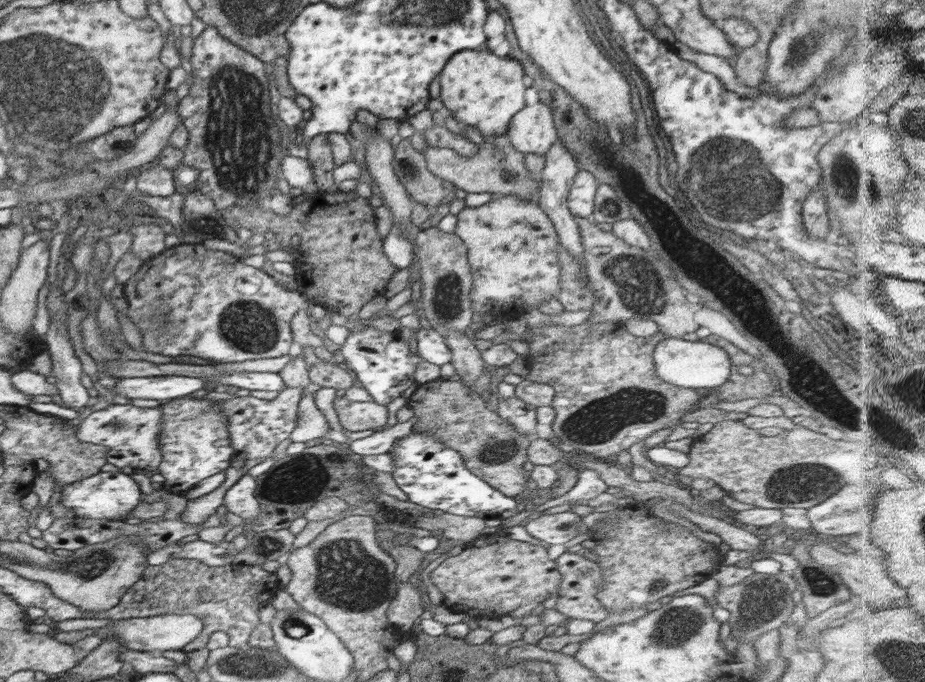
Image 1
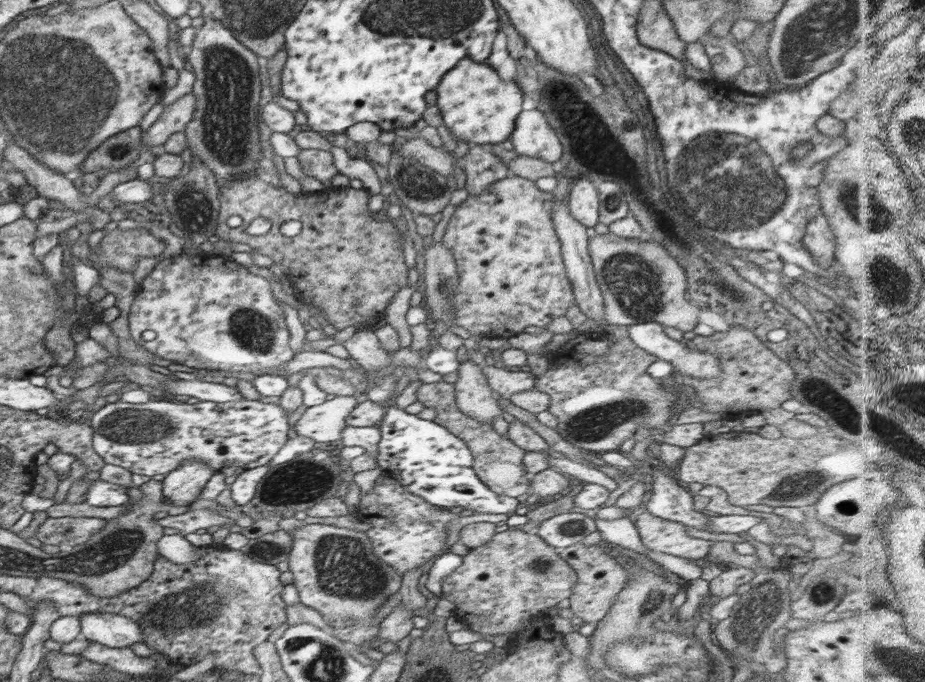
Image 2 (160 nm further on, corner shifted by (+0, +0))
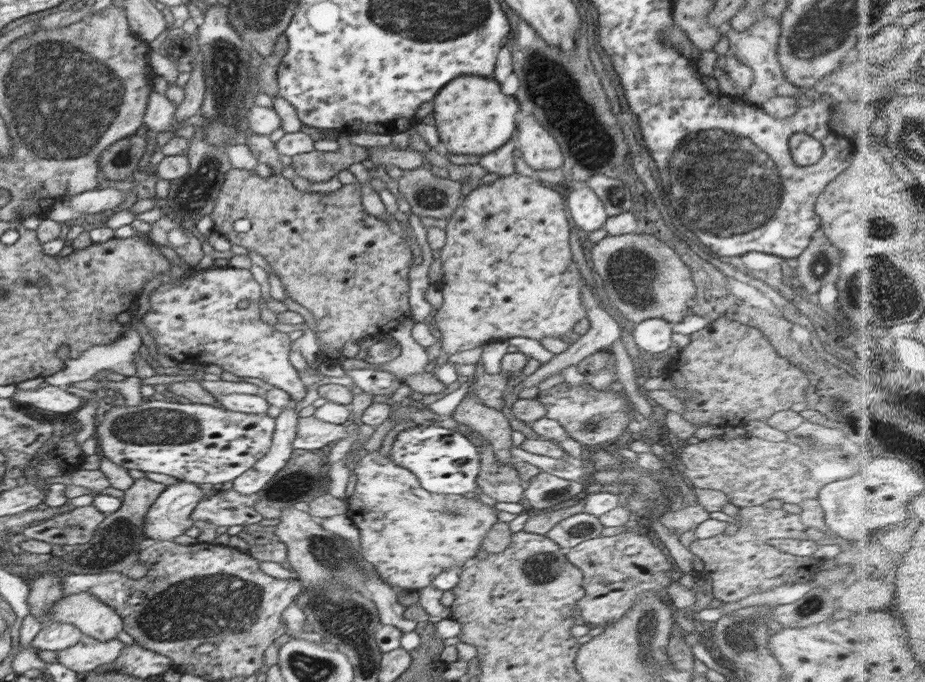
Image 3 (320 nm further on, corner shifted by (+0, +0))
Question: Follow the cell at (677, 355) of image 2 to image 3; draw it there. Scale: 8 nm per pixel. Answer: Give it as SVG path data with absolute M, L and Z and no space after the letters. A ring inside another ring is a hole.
M658 317L639 322L632 331L636 346L654 355L666 354L666 350L672 346L671 325L667 320Z

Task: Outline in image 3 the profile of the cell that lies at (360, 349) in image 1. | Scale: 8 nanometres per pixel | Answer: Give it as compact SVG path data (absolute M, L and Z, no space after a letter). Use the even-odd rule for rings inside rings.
M437 425L409 427L398 433L390 454L391 461L411 470L428 492L462 496L478 492L477 476L481 469L483 455L480 453L480 448L476 447L466 436L454 429Z

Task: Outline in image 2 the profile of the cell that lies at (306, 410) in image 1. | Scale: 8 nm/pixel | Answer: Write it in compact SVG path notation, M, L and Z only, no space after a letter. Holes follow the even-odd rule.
M336 396L318 406L308 407L294 429L298 435L315 440L317 445L328 446L341 439L346 417L360 401L352 396Z

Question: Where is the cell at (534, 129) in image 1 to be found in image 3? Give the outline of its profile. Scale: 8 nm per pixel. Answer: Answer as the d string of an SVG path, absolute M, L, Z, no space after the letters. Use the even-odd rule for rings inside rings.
M532 116L524 120L519 117L516 132L517 149L531 169L536 172L561 168L565 156L558 142Z

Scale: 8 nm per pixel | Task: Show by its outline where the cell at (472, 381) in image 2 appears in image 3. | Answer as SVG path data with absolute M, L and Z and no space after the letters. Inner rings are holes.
M468 392L451 417L483 436L492 445L498 464L506 465L511 462L513 457L510 446L513 430L502 411L482 405Z

